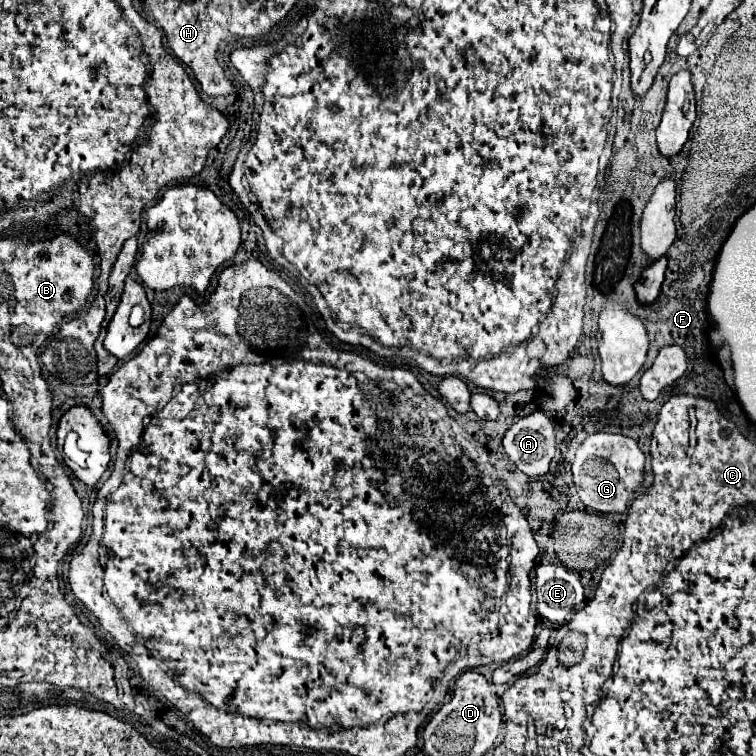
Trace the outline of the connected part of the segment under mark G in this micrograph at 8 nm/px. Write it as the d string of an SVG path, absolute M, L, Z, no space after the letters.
M589 435L573 459L573 481L583 505L601 513L623 513L631 493L643 485L643 461L643 451L625 435Z

